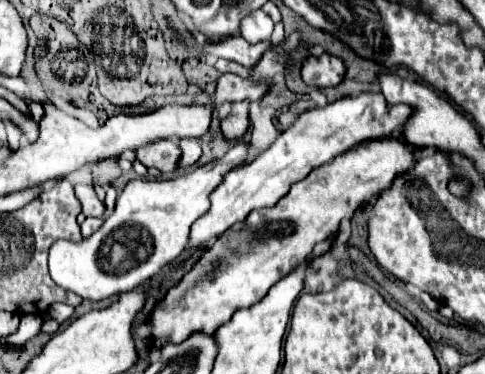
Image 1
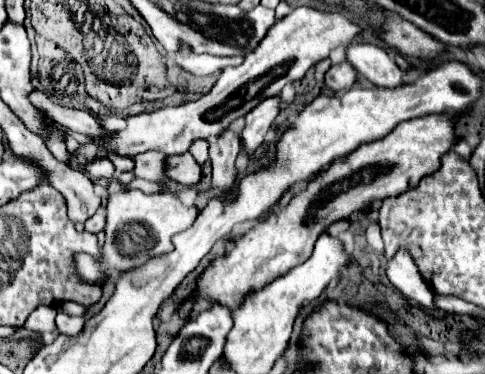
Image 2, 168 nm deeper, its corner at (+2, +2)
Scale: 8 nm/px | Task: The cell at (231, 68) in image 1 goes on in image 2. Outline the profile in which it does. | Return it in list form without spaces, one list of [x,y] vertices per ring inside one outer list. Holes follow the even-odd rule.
[[[180,44],[180,50],[174,54],[174,62],[194,74],[194,76],[210,76],[210,74],[220,74],[222,68],[228,66],[238,66],[244,61],[243,56],[220,57],[208,56],[208,54],[196,54],[186,44]]]

